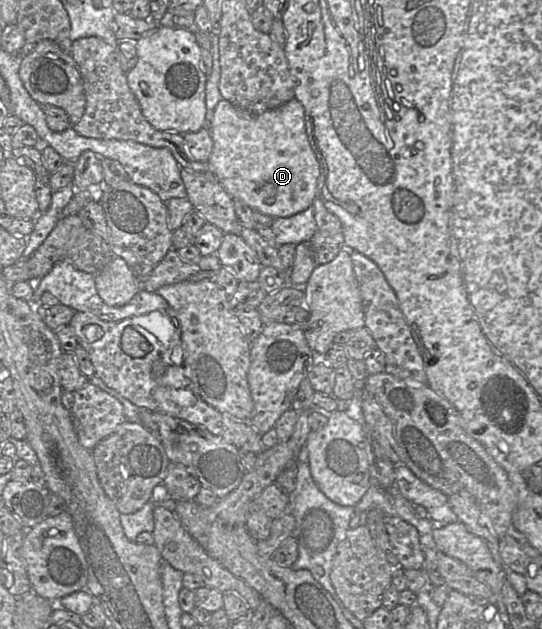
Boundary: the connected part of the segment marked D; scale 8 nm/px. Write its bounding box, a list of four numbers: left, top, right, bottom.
[207,97,320,218]

